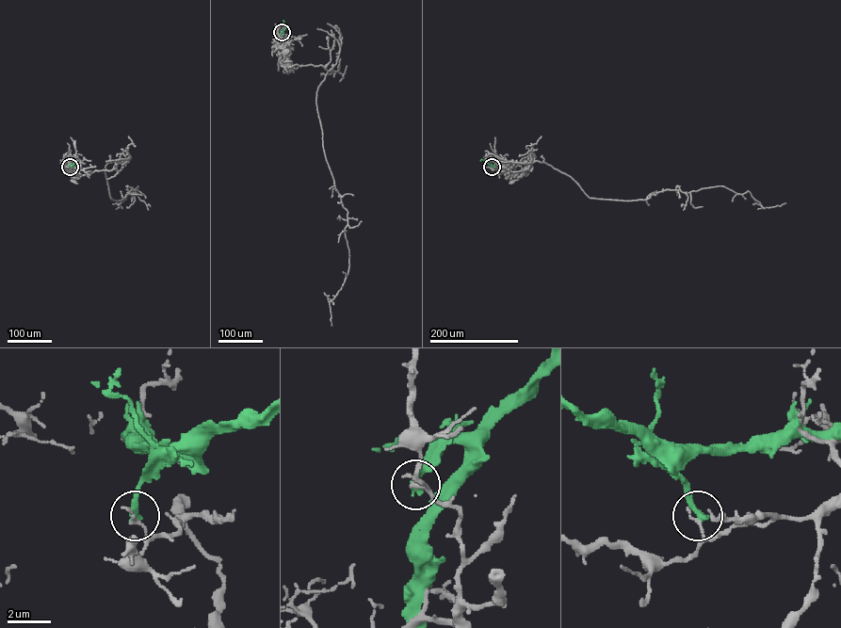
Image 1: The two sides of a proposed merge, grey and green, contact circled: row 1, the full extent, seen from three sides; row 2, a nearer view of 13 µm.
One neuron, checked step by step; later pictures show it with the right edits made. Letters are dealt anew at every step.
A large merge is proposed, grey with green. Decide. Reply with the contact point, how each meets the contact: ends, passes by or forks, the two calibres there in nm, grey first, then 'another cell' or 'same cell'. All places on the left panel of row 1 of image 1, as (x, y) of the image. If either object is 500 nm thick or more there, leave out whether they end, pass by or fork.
at (70, 167); grey ends there; green ends there; 190 nm thick on the grey side, 320 nm on the other; another cell

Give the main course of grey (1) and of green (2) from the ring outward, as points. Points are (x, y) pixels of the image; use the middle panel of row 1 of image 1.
1: (282, 32), (285, 57), (291, 61), (283, 61), (285, 52)
2: (282, 32), (285, 28), (283, 21)

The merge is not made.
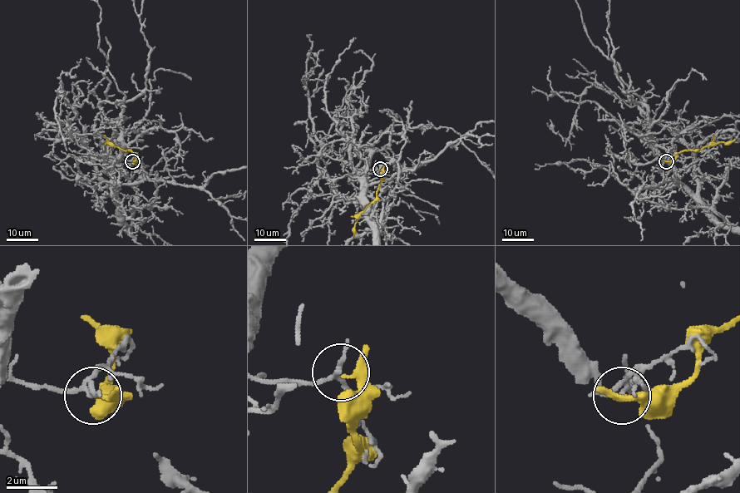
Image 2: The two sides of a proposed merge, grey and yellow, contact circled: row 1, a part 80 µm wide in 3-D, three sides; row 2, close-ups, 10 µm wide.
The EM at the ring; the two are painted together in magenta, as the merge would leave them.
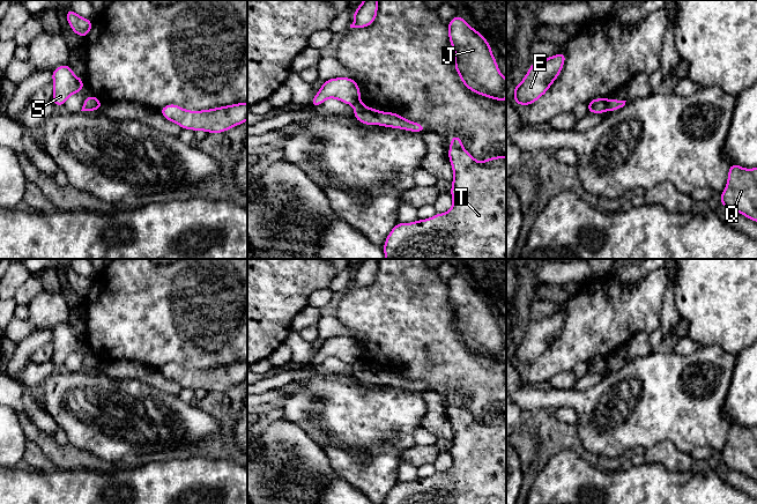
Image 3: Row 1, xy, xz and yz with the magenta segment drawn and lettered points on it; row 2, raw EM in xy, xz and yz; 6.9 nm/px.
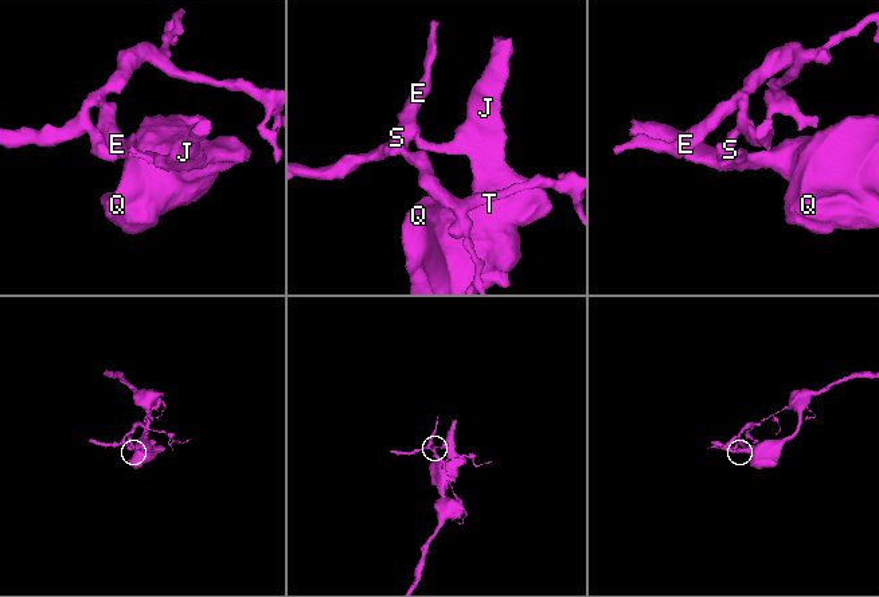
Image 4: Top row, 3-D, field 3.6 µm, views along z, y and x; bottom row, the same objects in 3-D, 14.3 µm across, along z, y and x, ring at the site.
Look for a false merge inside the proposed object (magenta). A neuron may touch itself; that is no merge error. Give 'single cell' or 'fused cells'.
fused cells

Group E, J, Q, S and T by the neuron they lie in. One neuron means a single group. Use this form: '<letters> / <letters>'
E S / J Q T

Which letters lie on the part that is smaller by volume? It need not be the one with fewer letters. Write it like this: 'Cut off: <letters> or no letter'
Cut off: E, S

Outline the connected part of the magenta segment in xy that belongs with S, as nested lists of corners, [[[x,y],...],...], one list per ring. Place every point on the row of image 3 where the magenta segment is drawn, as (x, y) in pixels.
[[[68,64],[58,66],[51,75],[53,80],[52,103],[57,106],[62,106],[73,94],[84,88],[82,79],[73,73]]]

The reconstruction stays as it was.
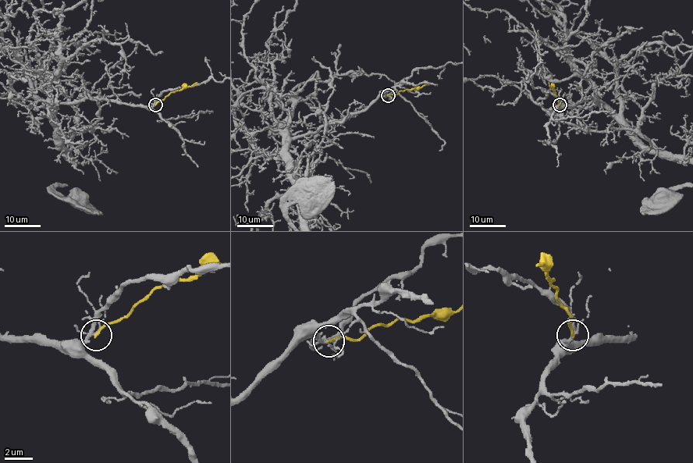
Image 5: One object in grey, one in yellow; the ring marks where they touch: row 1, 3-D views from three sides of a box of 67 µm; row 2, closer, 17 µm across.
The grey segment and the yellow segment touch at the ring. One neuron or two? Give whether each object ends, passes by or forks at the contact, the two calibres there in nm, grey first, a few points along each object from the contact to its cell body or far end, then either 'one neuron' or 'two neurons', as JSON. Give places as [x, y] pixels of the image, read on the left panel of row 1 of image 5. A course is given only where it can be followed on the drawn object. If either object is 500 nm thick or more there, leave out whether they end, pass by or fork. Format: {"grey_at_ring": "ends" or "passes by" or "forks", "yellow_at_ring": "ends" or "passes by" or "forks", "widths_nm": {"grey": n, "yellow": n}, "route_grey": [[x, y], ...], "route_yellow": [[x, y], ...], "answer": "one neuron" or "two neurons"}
{"grey_at_ring": "forks", "yellow_at_ring": "ends", "widths_nm": {"grey": 200, "yellow": 180}, "route_yellow": [[155, 105], [172, 92], [197, 82]], "answer": "two neurons"}

